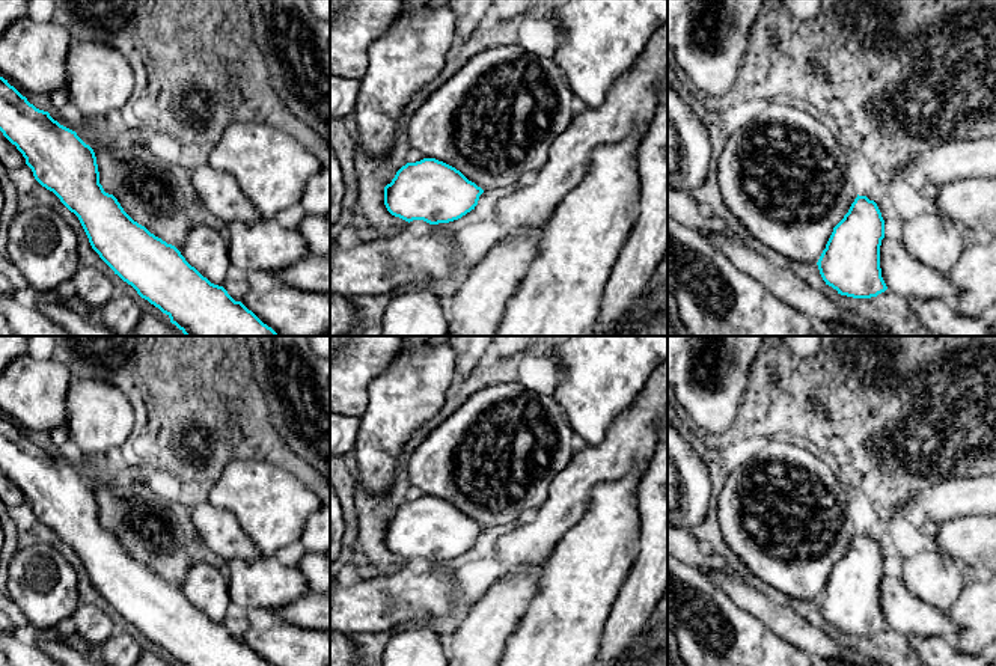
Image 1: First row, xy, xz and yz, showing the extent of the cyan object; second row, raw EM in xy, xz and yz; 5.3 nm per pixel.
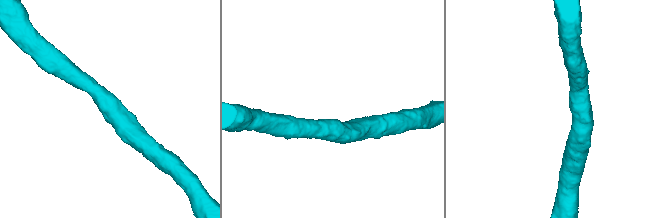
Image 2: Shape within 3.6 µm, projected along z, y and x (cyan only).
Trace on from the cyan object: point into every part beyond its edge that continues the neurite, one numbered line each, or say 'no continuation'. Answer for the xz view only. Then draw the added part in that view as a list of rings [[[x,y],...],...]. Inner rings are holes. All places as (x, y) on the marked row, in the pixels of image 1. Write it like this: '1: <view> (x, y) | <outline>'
1: xz (496, 118) | [[[520,44],[487,48],[469,59],[451,78],[434,90],[411,116],[405,131],[411,149],[457,170],[484,191],[506,188],[536,173],[547,161],[555,140],[573,121],[570,104],[574,93],[551,57],[539,57]]]

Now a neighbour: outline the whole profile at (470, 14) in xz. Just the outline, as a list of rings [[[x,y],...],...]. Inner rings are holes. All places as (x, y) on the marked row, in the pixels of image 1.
[[[451,0],[457,26],[449,56],[457,54],[463,41],[488,20],[493,2],[494,0]]]

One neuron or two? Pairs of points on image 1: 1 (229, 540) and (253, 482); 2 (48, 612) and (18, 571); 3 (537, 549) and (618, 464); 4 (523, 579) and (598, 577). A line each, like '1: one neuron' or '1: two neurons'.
1: two neurons
2: one neuron
3: one neuron
4: two neurons

